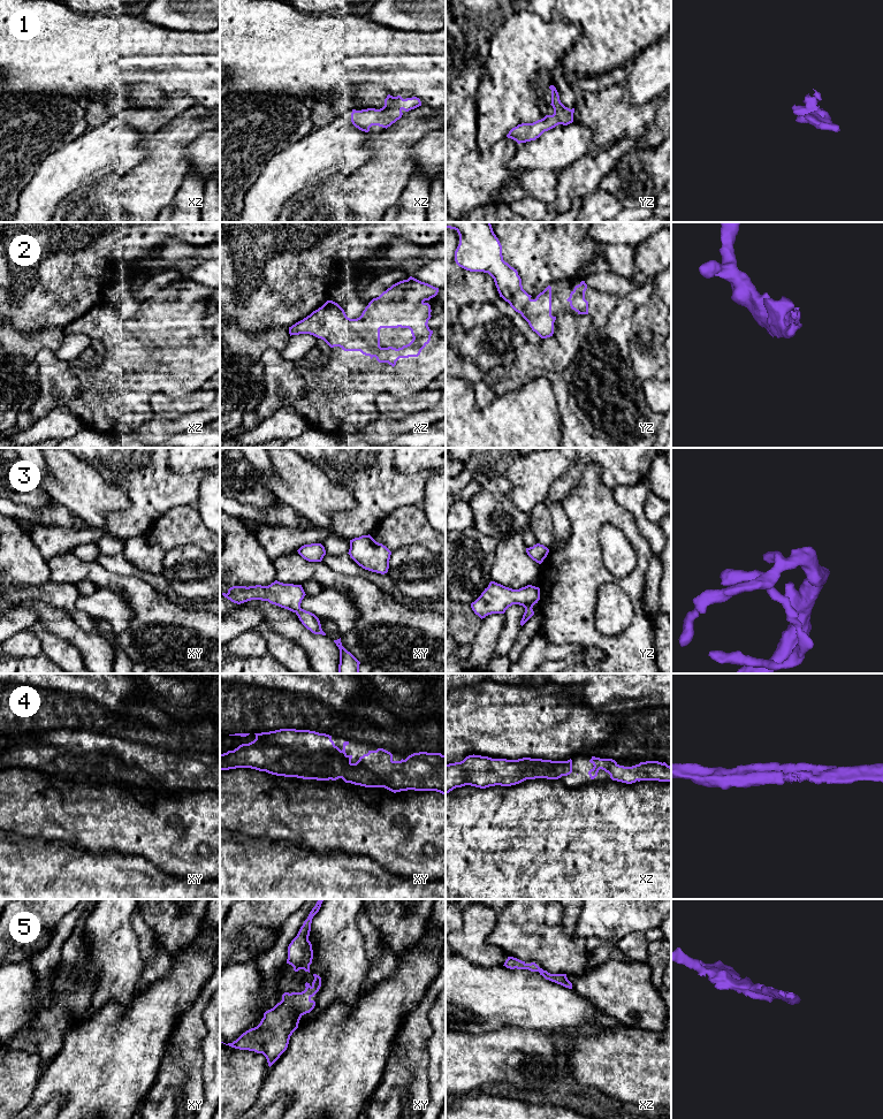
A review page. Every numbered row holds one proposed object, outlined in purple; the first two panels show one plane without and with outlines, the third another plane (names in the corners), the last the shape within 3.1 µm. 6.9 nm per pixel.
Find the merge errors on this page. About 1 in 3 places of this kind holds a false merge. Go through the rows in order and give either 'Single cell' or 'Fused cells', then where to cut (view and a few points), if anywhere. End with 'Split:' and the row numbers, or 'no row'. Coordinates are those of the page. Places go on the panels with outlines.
1: Single cell. No split
2: Single cell. No split
3: Single cell. No split
4: Single cell. No split
5: Single cell. No split
Split: no row

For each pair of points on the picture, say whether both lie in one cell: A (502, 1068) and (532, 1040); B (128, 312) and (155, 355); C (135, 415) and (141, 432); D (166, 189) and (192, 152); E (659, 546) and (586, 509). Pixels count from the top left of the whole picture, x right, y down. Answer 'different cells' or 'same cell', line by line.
A: same cell
B: different cells
C: different cells
D: different cells
E: different cells

